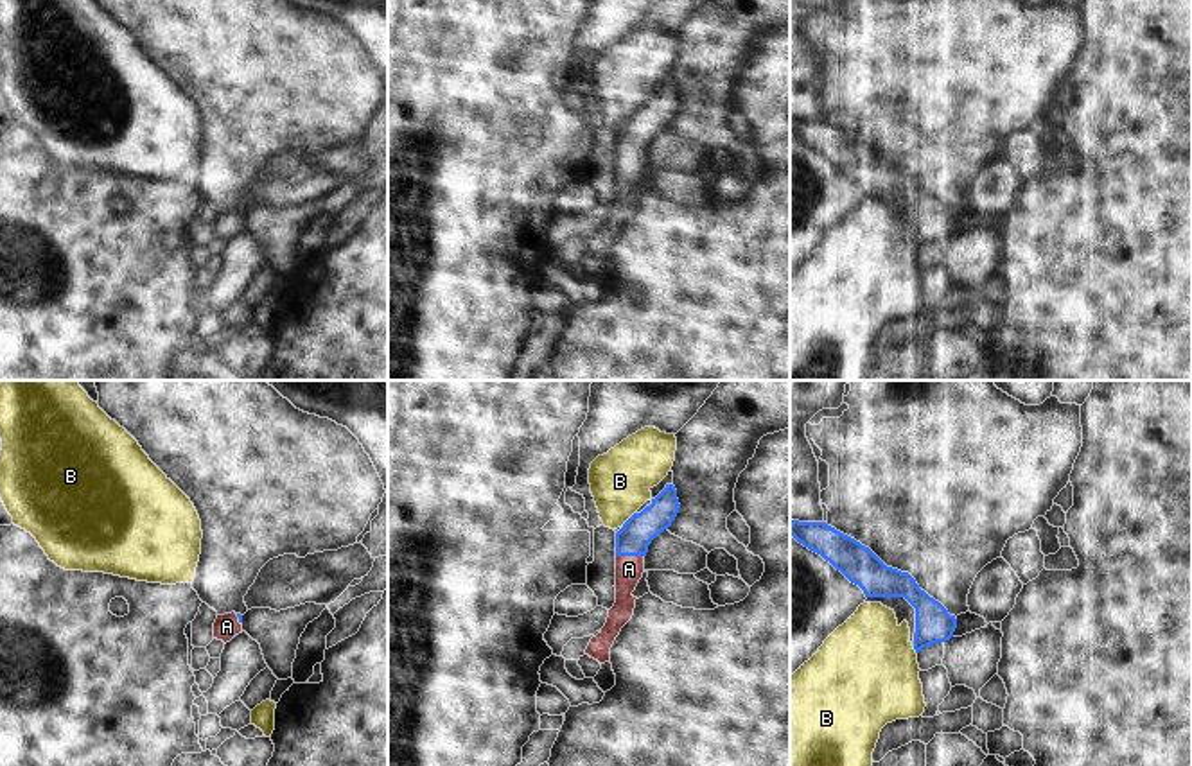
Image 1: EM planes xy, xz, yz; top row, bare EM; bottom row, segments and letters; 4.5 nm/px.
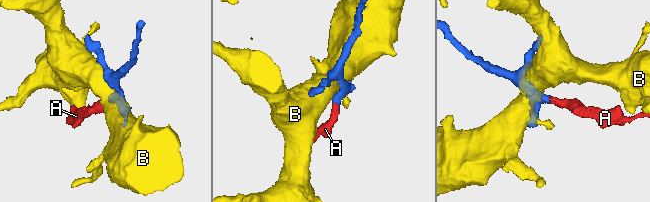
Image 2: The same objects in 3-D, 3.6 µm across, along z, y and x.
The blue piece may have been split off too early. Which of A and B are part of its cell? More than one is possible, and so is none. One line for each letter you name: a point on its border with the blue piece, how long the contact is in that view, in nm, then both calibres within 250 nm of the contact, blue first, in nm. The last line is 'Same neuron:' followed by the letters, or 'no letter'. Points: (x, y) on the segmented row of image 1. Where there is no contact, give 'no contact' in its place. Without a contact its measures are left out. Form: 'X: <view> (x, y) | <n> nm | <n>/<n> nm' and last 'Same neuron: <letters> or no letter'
A: xz (631, 555) | 130 nm | 150/130 nm
Same neuron: A

